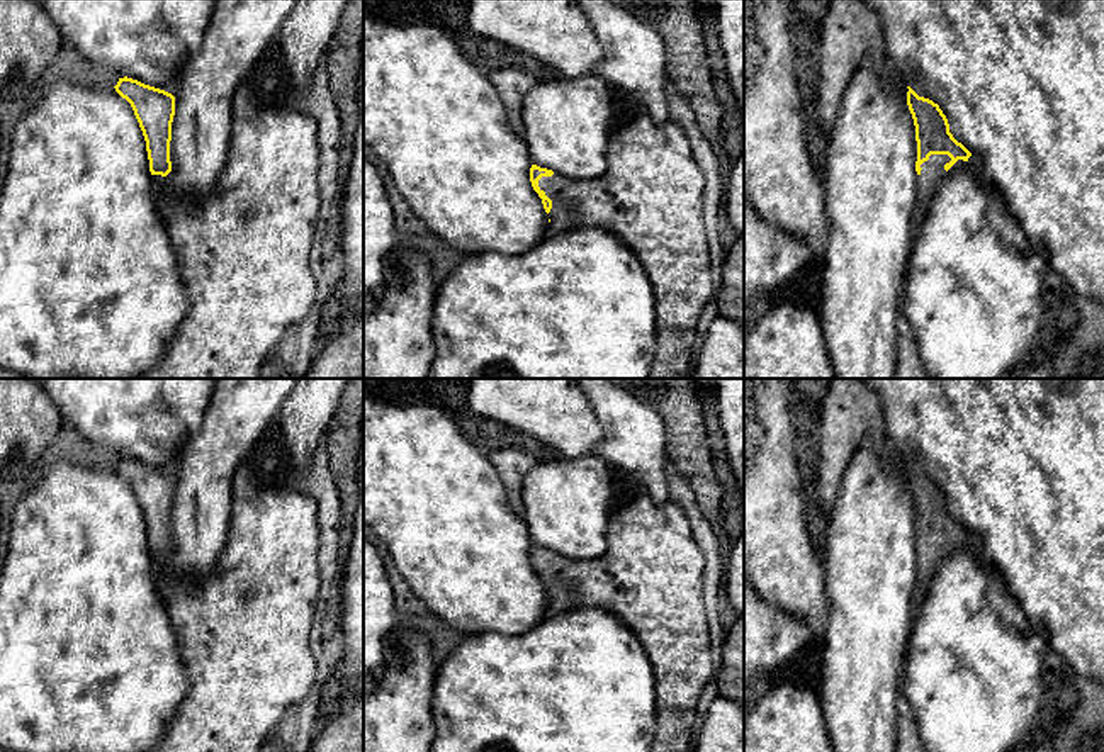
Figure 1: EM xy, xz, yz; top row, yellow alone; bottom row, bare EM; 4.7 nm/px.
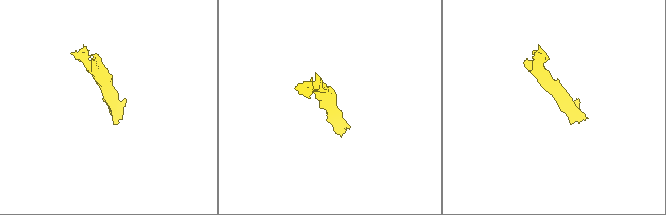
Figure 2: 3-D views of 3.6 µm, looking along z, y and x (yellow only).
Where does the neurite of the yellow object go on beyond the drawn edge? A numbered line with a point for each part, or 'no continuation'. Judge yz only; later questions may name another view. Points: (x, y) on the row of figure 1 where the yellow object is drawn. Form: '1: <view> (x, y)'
1: yz (933, 172)

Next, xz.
1: xz (651, 196)

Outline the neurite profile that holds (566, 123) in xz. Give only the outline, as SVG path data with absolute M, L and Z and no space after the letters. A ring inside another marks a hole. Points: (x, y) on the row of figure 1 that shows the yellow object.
M593 73L538 83L523 98L521 136L532 165L574 182L588 182L605 175L608 166L605 154L615 124L611 88Z

